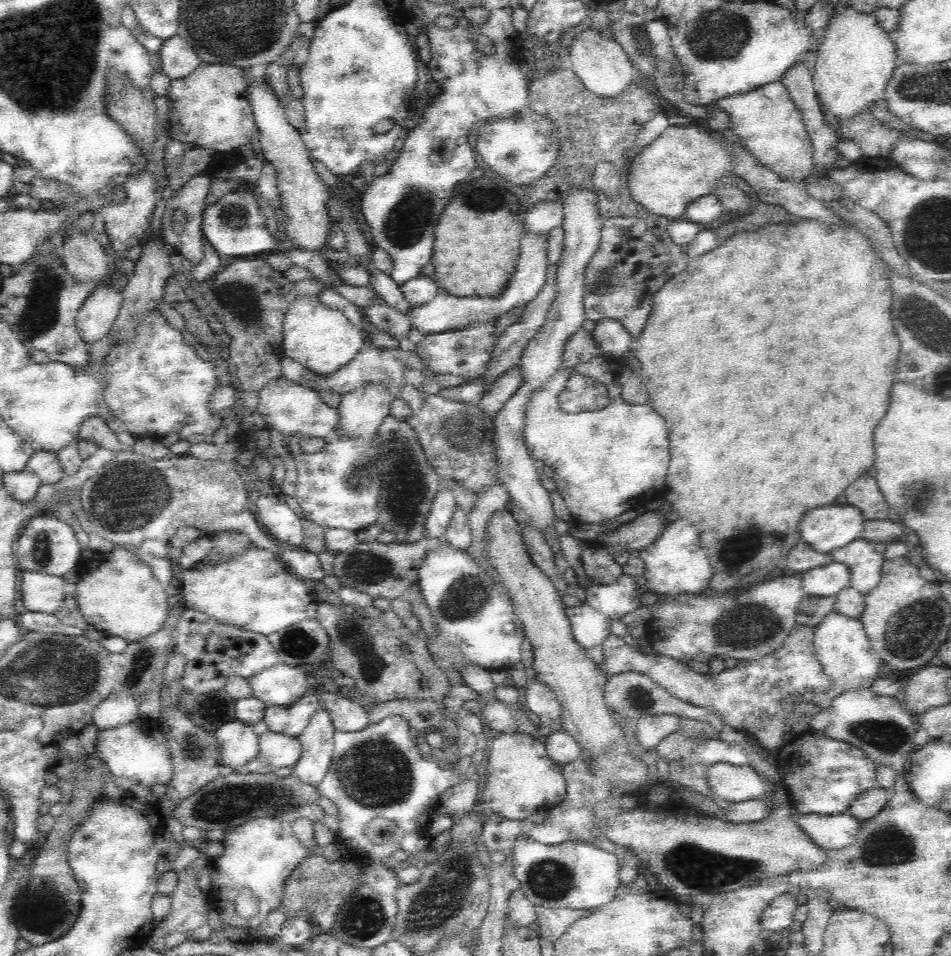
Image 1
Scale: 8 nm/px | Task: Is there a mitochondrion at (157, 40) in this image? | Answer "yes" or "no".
no

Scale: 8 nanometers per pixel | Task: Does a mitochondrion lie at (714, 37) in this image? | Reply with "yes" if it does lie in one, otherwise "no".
yes

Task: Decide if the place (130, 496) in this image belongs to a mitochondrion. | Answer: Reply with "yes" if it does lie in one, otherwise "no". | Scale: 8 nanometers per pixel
yes

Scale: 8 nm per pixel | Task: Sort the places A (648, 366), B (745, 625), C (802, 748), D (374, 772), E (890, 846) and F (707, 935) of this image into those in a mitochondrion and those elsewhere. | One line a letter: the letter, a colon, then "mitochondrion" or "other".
A: other
B: mitochondrion
C: other
D: mitochondrion
E: mitochondrion
F: other

